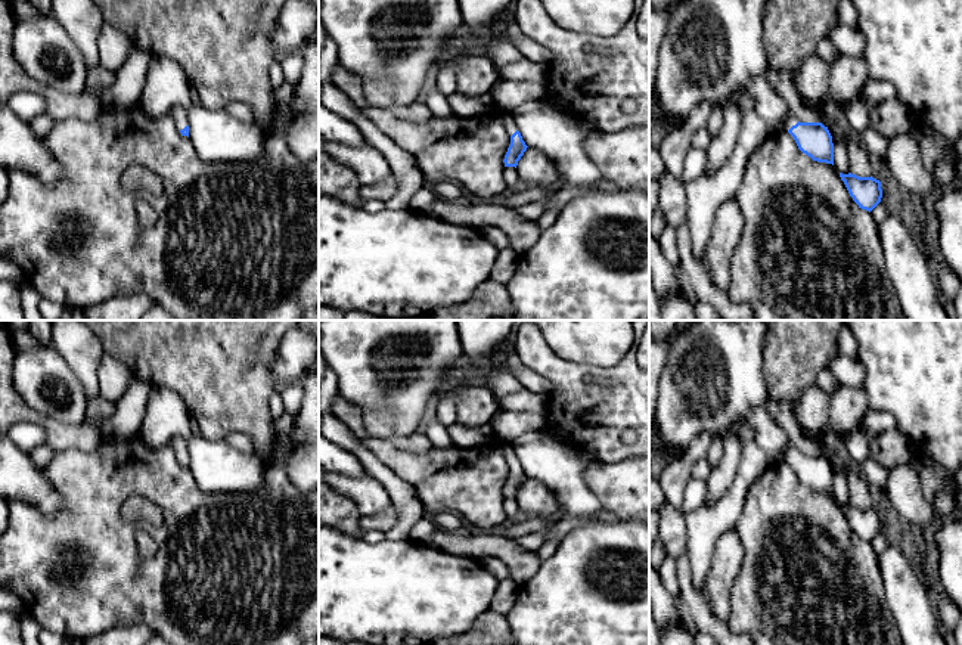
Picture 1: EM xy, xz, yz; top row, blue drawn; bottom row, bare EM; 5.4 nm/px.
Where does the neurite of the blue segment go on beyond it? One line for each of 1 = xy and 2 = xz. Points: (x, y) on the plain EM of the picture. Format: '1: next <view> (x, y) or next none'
1: next xy (179, 446)
2: next xz (506, 449)

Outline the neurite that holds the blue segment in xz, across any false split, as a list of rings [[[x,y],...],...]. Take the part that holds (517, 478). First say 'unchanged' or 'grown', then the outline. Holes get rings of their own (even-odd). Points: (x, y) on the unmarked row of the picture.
grown; [[[497,438],[499,446],[502,453],[505,455],[505,459],[508,462],[508,465],[511,466],[511,475],[508,478],[508,483],[505,486],[505,497],[515,497],[518,496],[518,491],[521,490],[521,487],[524,486],[524,483],[527,481],[527,475],[522,471],[521,463],[516,459],[516,455],[511,446],[509,441],[503,441],[500,438]]]

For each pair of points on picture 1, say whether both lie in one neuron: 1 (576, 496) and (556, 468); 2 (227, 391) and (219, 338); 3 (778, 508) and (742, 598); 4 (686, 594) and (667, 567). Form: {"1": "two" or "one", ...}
{"1": "one", "2": "one", "3": "one", "4": "two"}

